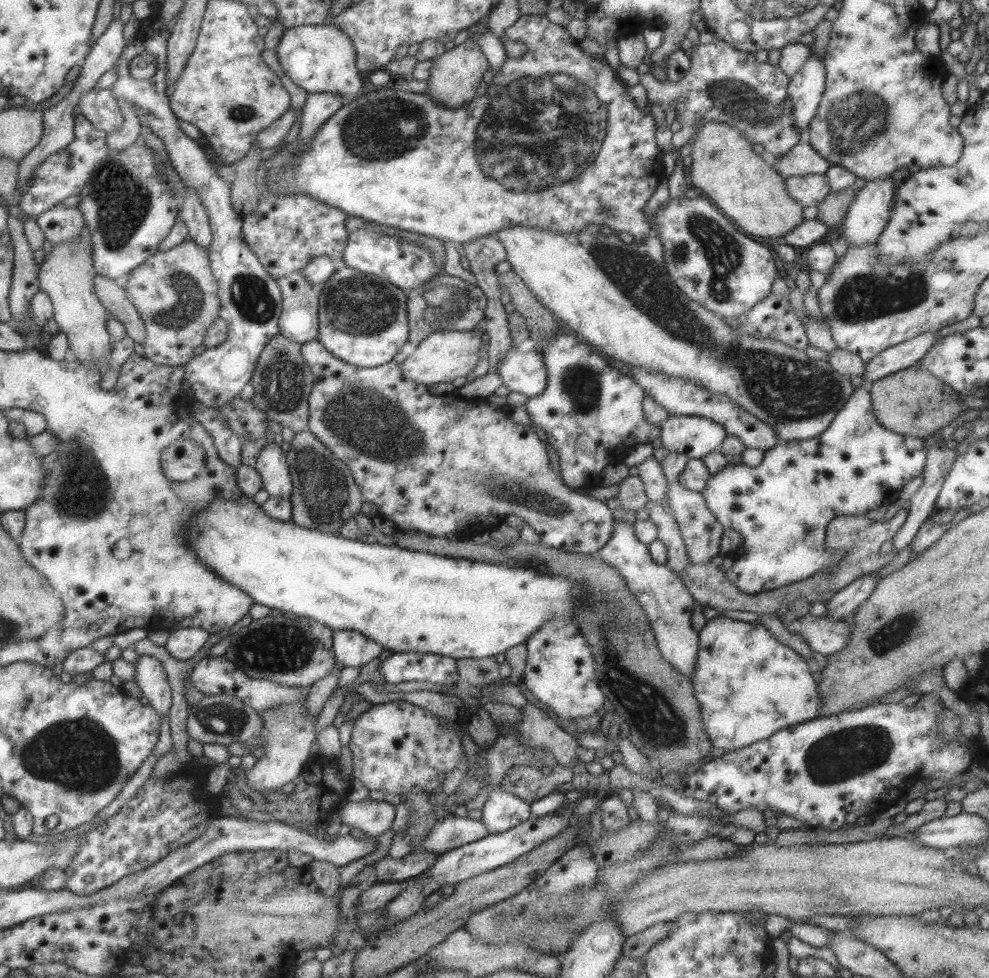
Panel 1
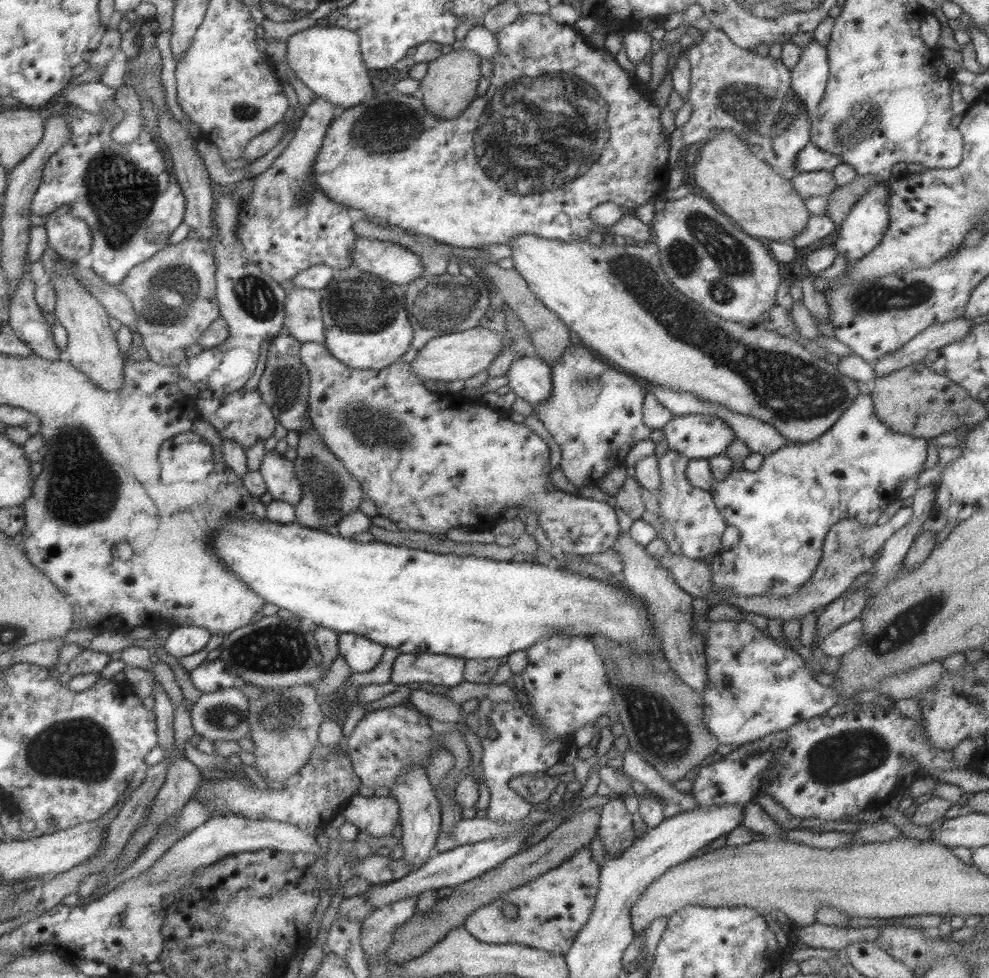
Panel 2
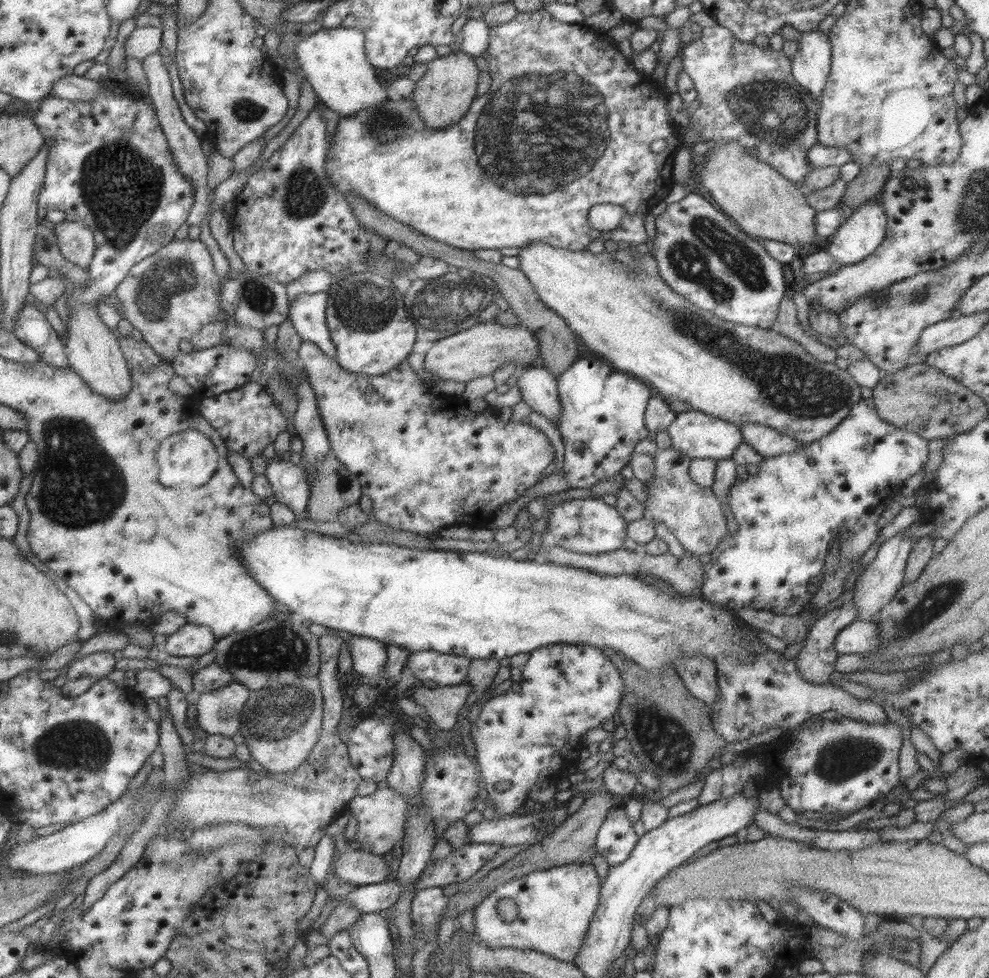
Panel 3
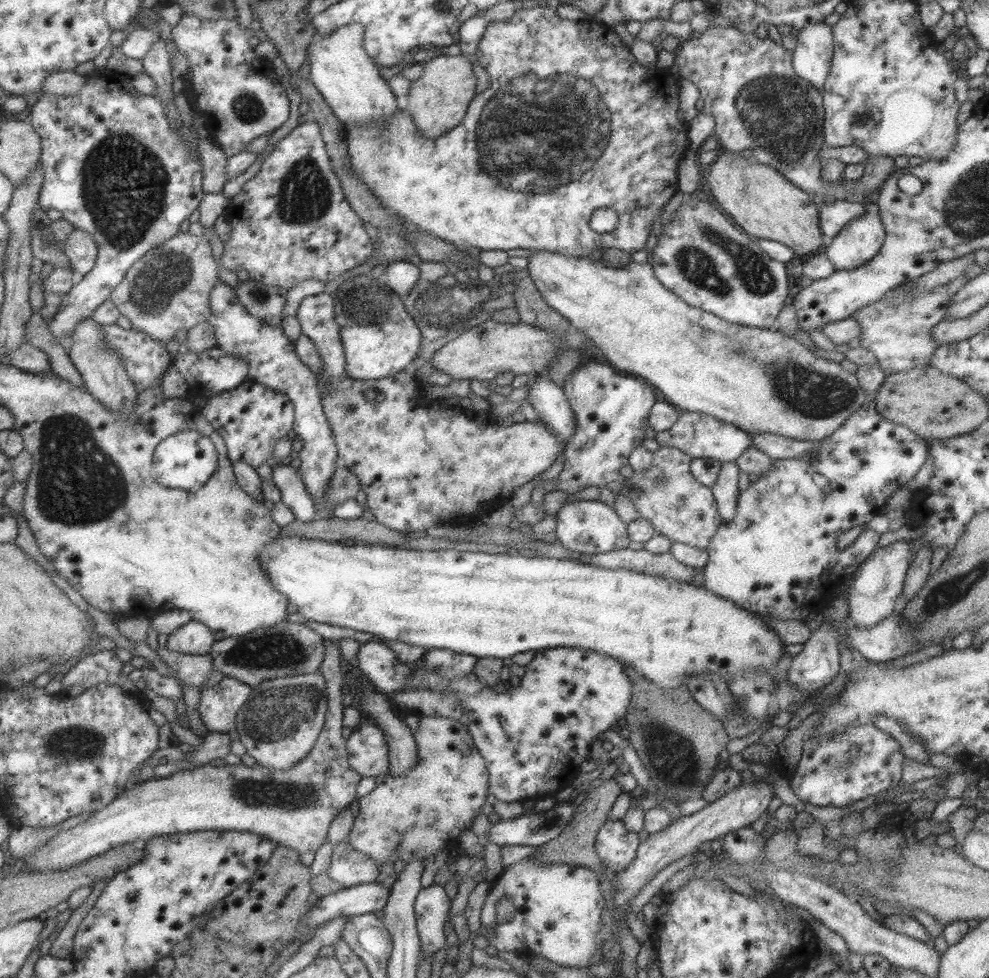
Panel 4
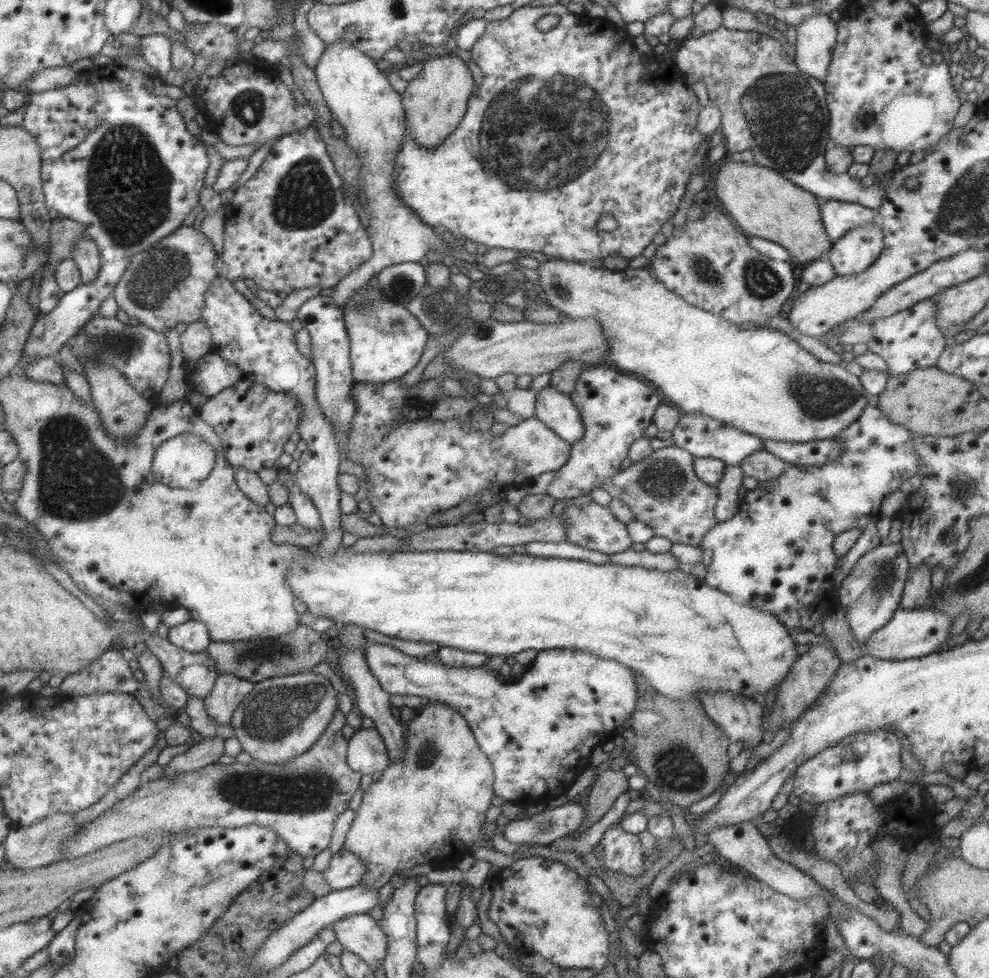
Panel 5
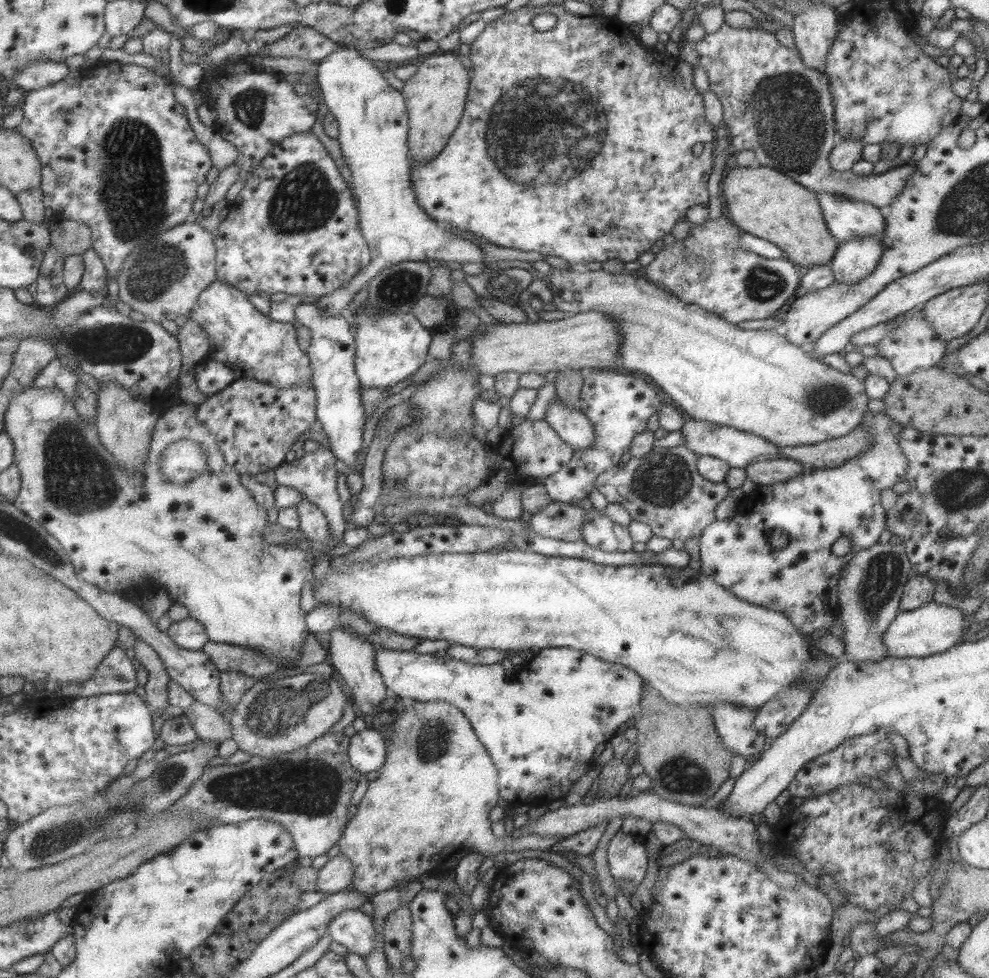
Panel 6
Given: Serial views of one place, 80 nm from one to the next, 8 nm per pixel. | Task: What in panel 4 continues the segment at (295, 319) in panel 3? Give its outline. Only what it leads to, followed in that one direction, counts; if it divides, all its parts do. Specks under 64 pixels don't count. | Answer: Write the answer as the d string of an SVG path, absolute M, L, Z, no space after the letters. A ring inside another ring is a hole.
M330 289L316 295L305 296L297 308L294 317L299 321L300 333L306 336L317 349L322 362L322 378L326 383L336 382L346 374L343 347L339 338L337 325L334 323L333 298Z

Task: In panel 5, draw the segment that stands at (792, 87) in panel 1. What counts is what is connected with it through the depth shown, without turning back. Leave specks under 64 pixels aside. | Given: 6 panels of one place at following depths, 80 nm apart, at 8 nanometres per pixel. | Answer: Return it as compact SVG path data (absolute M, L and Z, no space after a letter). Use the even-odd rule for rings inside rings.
M814 14L795 27L795 67L821 81L826 76L836 42L837 26L828 14Z

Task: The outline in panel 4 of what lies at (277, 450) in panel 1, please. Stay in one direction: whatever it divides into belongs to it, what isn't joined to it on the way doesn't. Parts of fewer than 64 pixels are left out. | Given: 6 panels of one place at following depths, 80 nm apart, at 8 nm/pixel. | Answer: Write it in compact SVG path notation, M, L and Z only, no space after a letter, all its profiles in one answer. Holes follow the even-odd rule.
M287 465L271 467L271 480L279 491L281 503L288 506L294 520L311 522L317 517L312 496L306 491L298 468Z

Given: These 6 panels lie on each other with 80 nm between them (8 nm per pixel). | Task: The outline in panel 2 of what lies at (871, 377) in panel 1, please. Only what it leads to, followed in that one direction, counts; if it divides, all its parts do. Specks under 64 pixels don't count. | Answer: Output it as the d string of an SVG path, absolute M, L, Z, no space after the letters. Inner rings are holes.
M964 316L943 324L933 324L929 328L918 332L901 348L890 352L871 364L873 374L877 377L885 376L911 364L921 363L929 351L941 348L945 343L963 338L971 327L970 319Z

